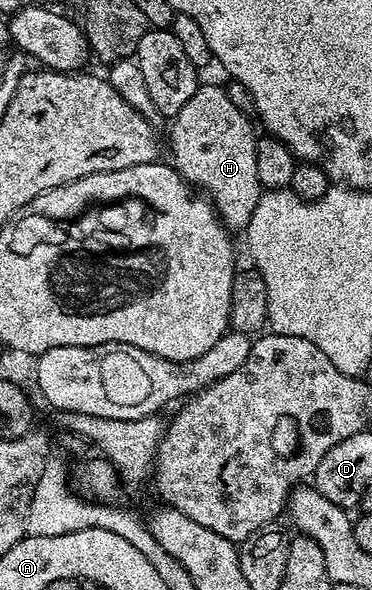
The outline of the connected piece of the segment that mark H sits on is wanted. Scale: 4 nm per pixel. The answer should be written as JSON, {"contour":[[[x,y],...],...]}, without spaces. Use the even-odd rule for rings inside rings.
{"contour":[[[202,82],[199,83],[196,94],[192,94],[192,98],[188,98],[188,102],[184,102],[184,106],[173,116],[171,124],[174,125],[170,128],[170,152],[174,155],[172,167],[187,184],[208,193],[208,199],[218,213],[218,219],[230,230],[246,229],[252,218],[252,210],[256,210],[256,202],[260,202],[264,191],[256,174],[256,146],[259,137],[254,134],[250,119],[247,113],[236,110],[232,98],[228,98],[221,83],[218,85]]]}

